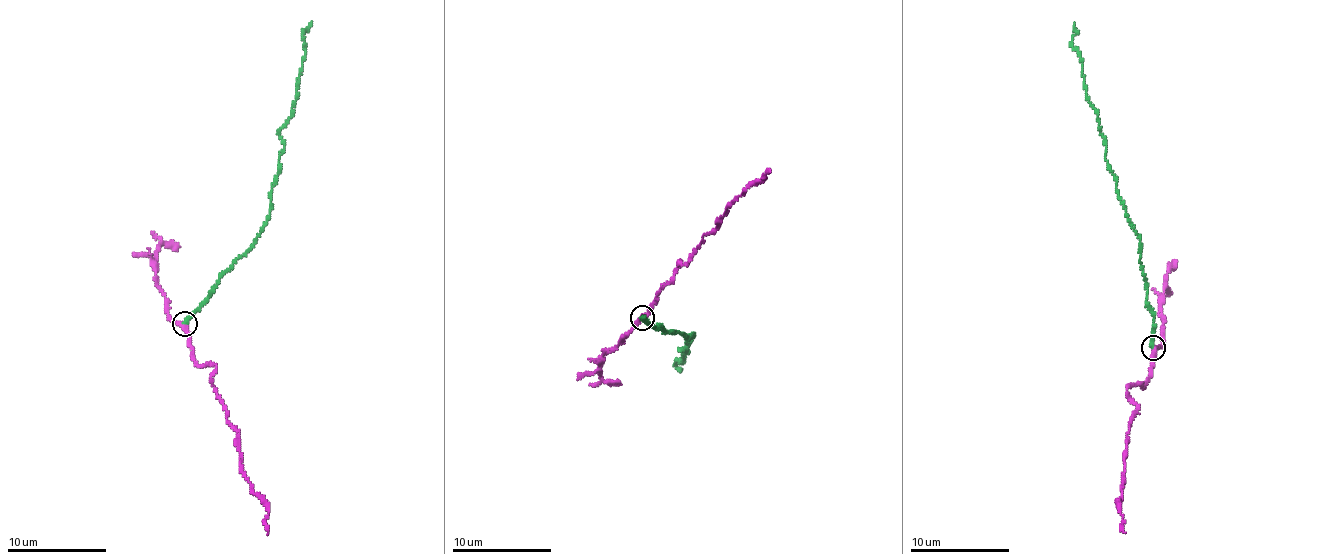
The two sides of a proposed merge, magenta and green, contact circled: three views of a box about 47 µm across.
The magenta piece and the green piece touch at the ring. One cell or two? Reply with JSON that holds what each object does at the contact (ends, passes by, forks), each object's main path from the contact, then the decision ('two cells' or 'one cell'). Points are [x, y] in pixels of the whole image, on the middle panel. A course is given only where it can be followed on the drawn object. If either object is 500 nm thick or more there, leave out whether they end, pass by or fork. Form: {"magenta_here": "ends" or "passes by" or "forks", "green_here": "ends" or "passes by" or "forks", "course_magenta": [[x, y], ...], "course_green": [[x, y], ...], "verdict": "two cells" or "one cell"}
{"magenta_here": "passes by", "green_here": "ends", "course_magenta": [[642, 318], [681, 263], [689, 259], [704, 234], [716, 228], [728, 205], [749, 184], [770, 172]], "course_green": [[642, 318], [665, 334], [693, 335], [681, 350], [686, 354], [683, 364], [676, 360], [674, 365], [681, 371]], "verdict": "two cells"}

